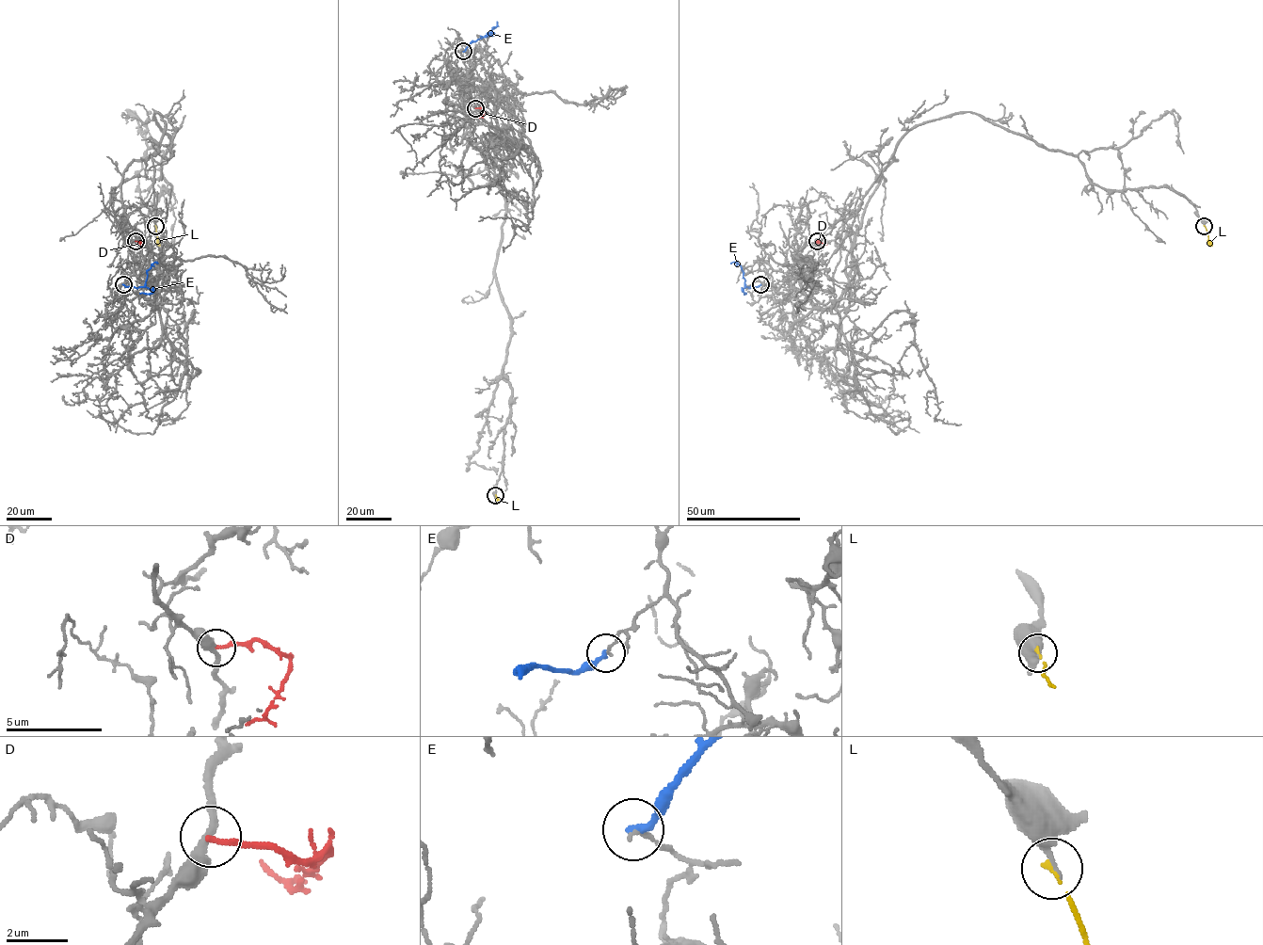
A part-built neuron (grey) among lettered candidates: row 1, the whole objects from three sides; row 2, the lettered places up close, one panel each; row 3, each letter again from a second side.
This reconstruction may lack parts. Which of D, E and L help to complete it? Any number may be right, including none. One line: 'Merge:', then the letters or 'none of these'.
Merge: L

